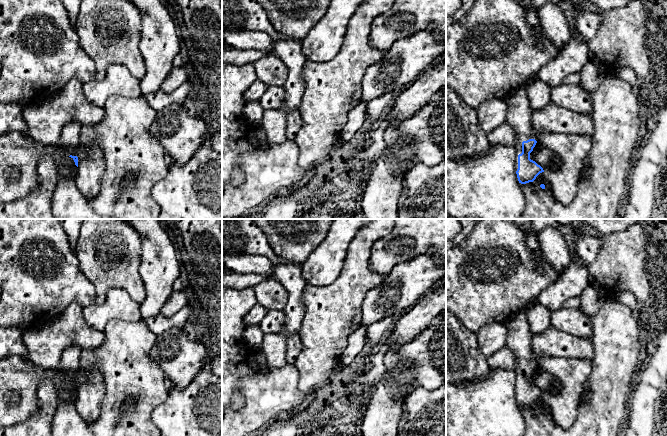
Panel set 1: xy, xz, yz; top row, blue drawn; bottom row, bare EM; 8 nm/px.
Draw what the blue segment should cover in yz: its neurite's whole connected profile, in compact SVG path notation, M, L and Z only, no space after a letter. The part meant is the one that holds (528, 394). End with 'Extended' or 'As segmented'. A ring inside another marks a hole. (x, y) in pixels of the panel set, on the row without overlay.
M537 299L531 301L505 322L508 328L506 346L515 356L516 398L521 408L533 406L540 397L544 396L540 389L530 383L530 377L538 363L533 355L531 344L533 335L526 313L537 303Z. Extended

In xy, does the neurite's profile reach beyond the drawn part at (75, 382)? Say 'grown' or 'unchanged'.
grown

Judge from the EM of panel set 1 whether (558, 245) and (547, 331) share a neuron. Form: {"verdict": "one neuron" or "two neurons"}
{"verdict": "one neuron"}

